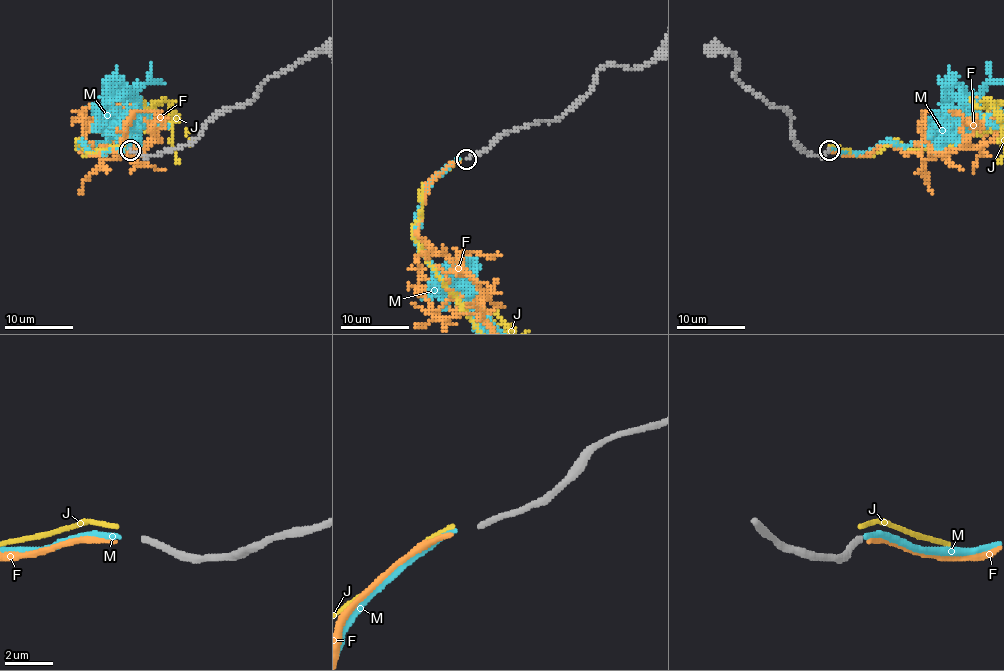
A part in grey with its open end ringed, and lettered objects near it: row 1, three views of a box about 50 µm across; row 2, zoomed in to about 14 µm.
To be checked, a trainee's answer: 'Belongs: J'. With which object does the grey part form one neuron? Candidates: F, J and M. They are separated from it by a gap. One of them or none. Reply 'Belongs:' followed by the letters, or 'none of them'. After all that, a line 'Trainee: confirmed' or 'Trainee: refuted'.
Belongs: M
Trainee: refuted

